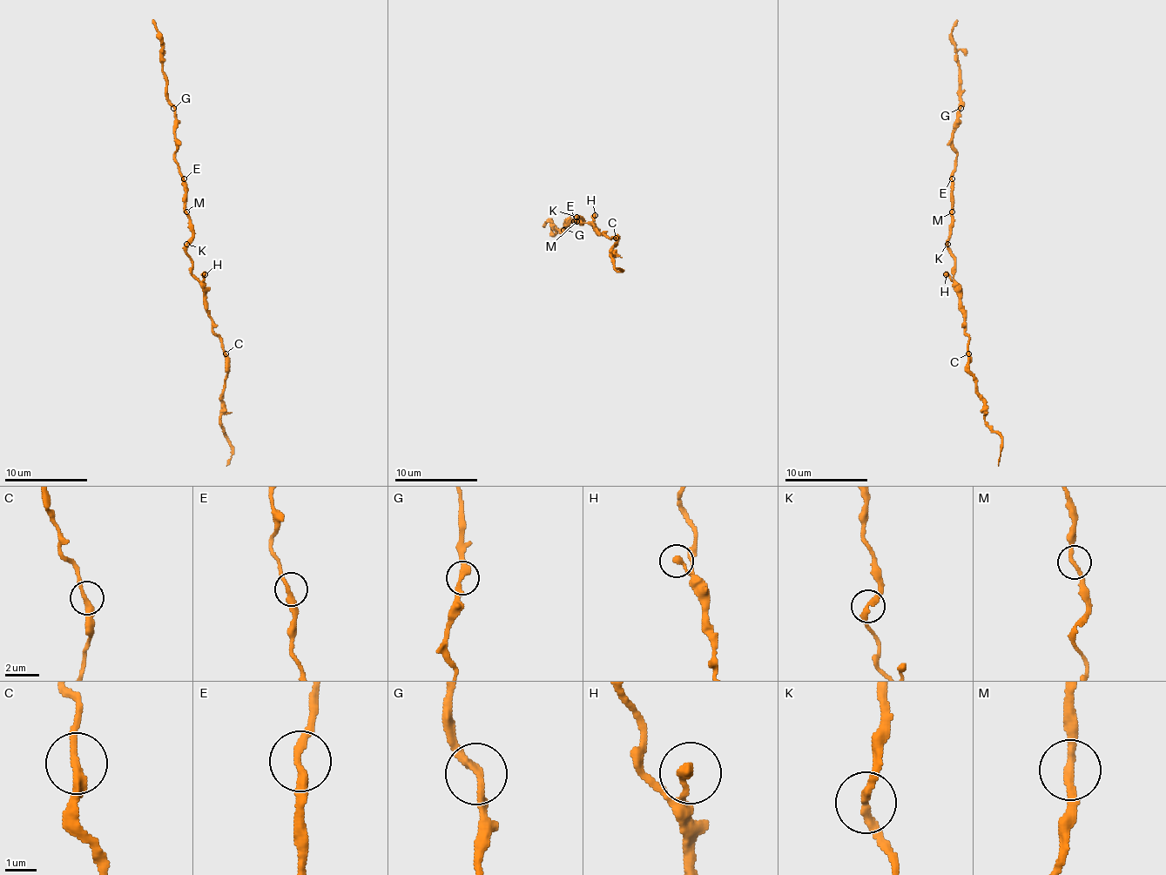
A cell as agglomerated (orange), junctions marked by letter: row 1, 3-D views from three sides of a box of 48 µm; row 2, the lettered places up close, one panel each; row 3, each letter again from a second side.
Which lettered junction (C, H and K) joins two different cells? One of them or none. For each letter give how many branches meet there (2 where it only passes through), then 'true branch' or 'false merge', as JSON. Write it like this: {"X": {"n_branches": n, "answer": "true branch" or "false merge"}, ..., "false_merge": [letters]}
{"C": {"n_branches": 2, "answer": "true branch"}, "H": {"n_branches": 1, "answer": "true branch"}, "K": {"n_branches": 2, "answer": "true branch"}, "false_merge": []}

